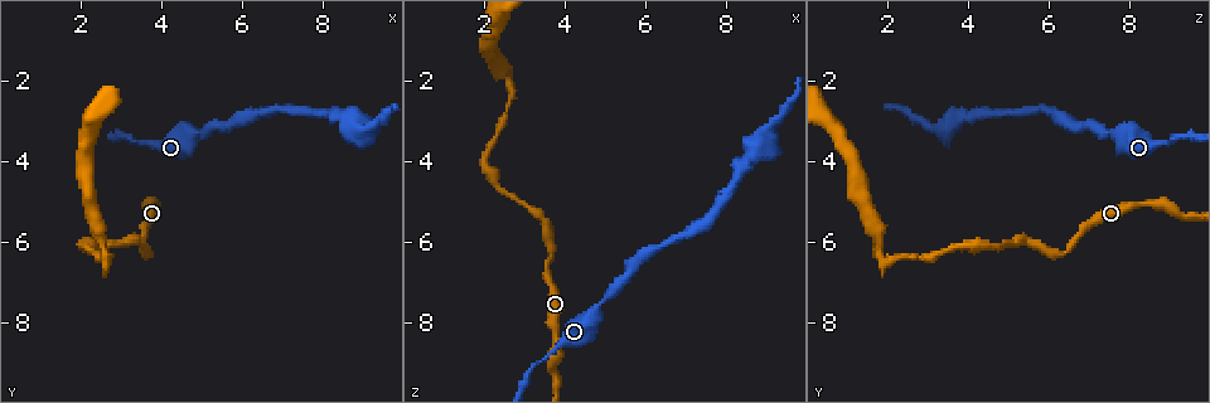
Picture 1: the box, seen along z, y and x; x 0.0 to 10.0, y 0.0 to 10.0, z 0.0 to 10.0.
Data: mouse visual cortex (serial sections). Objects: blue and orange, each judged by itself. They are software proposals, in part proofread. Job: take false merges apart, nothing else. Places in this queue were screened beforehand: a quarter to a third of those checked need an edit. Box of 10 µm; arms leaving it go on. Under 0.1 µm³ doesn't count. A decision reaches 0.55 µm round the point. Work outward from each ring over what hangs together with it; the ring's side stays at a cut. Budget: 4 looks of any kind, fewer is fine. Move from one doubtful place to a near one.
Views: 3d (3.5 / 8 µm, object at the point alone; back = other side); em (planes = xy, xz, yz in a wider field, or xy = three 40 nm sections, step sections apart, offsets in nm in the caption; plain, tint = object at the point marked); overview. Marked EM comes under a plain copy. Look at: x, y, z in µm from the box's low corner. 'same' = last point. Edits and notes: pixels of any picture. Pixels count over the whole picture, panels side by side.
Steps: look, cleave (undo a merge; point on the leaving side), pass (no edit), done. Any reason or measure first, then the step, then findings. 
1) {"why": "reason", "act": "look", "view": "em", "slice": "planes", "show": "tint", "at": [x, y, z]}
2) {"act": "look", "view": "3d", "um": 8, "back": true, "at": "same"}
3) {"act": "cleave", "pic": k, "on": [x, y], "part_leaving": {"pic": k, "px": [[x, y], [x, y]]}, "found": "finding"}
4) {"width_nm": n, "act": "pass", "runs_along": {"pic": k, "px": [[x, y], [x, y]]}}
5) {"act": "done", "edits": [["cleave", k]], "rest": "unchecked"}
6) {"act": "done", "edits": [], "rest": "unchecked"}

{"why": "abrupt turn", "act": "look", "view": "em", "slice": "xy", "step": 5, "show": "tint", "at": [3.65, 6.30, 6.35]}

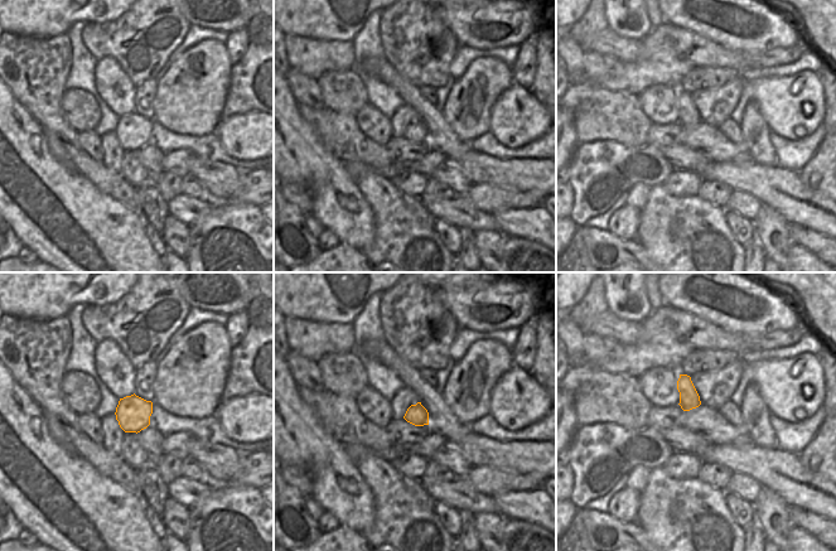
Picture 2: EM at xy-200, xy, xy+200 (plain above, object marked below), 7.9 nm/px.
{"act": "look", "view": "3d", "um": 3.5, "at": "same"}

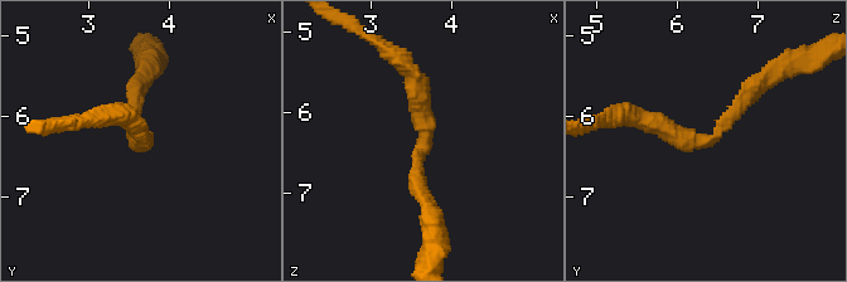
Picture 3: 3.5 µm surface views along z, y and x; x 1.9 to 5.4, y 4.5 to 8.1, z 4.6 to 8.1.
{"arm_widths_nm": [200, 250], "act": "pass", "runs_along": {"pic": 3, "px": [[763, 83], [707, 141], [634, 115]]}, "found": "one cell here"}

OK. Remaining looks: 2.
{"why": "sharp bend", "act": "look", "view": "3d", "um": 3.5, "at": [2.45, 5.95, 1.75]}

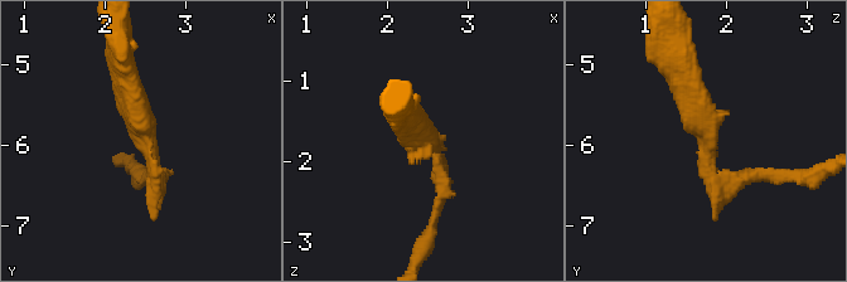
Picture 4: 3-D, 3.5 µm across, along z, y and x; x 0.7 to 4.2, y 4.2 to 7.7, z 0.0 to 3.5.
{"arm_widths_nm": [200, 250], "act": "look", "view": "em", "slice": "planes", "show": "tint", "at": [2.55, 5.90, 1.80]}

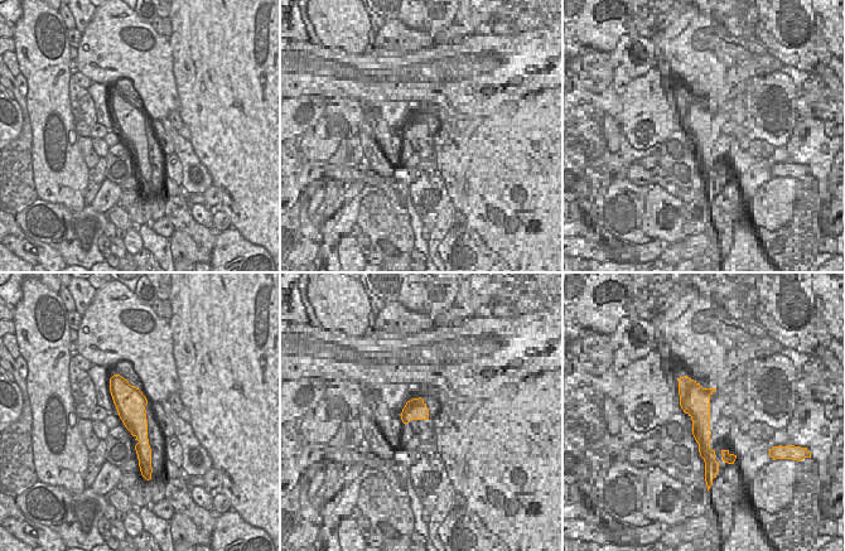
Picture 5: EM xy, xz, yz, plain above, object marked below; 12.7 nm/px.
{"act": "cleave", "pic": 4, "on": [711, 134], "part_leaving": {"pic": 4, "px": [[711, 174], [707, 131], [678, 66]]}, "found": "two cells meet here"}

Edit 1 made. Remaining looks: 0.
{"act": "done", "edits": [["cleave", 4]], "rest": "unchecked"}

